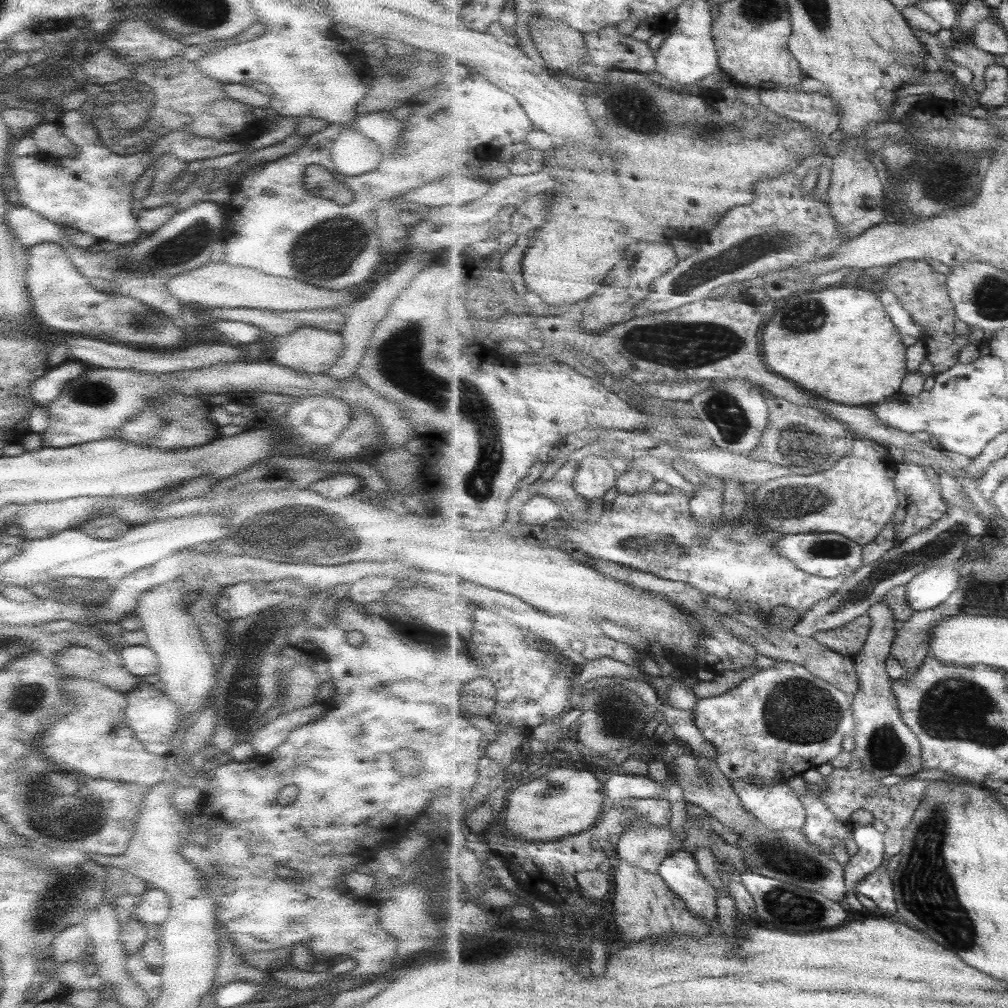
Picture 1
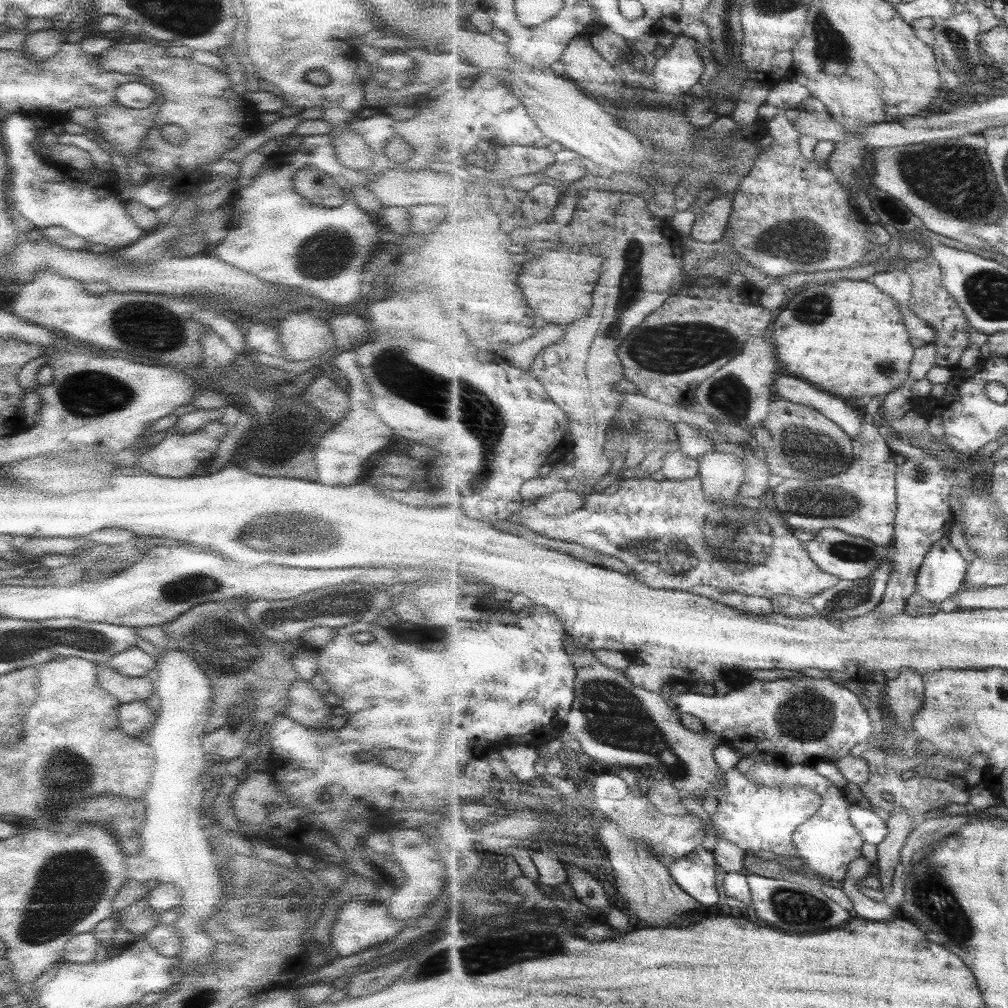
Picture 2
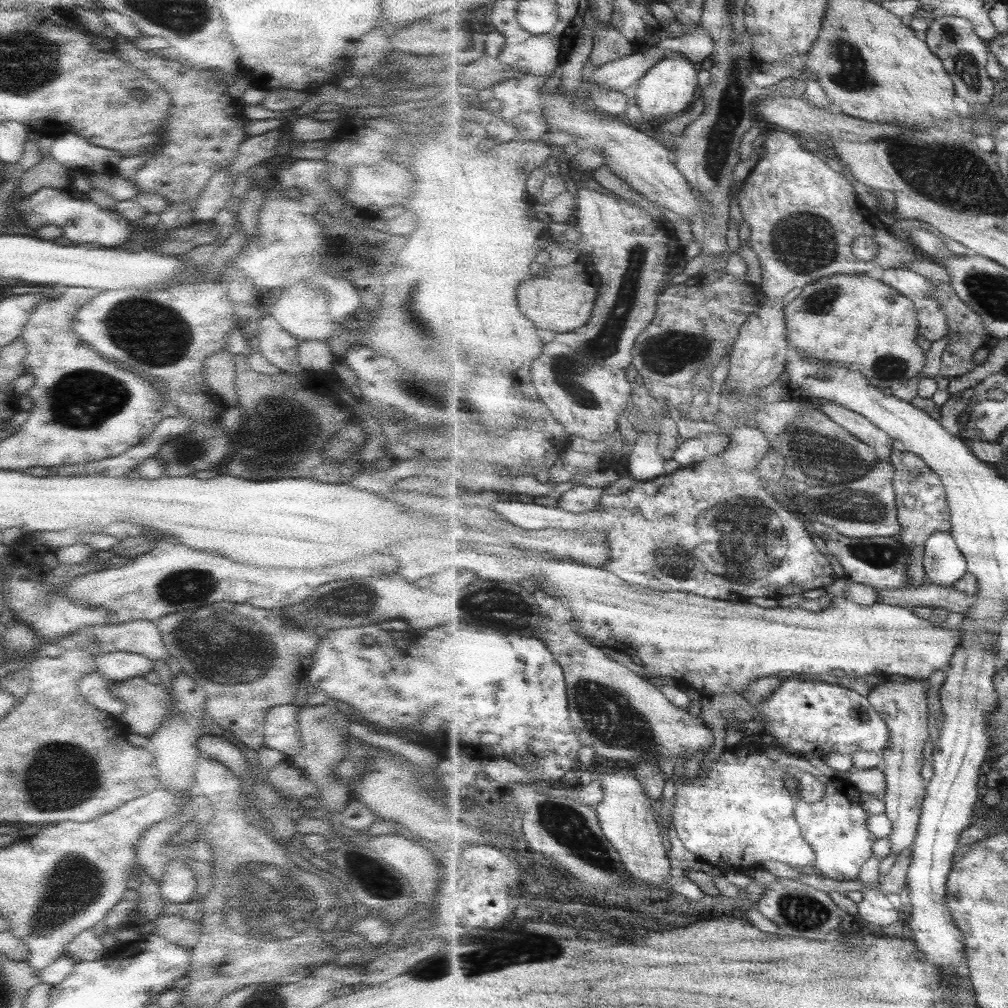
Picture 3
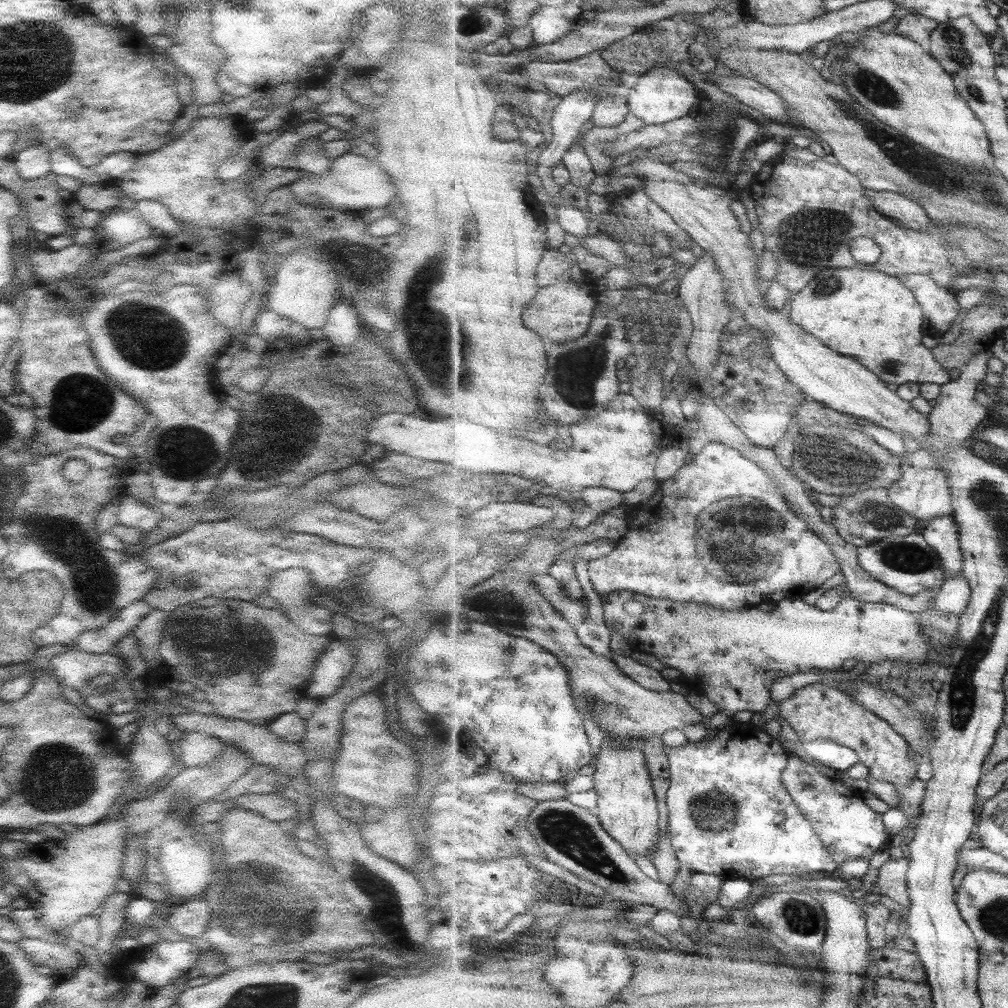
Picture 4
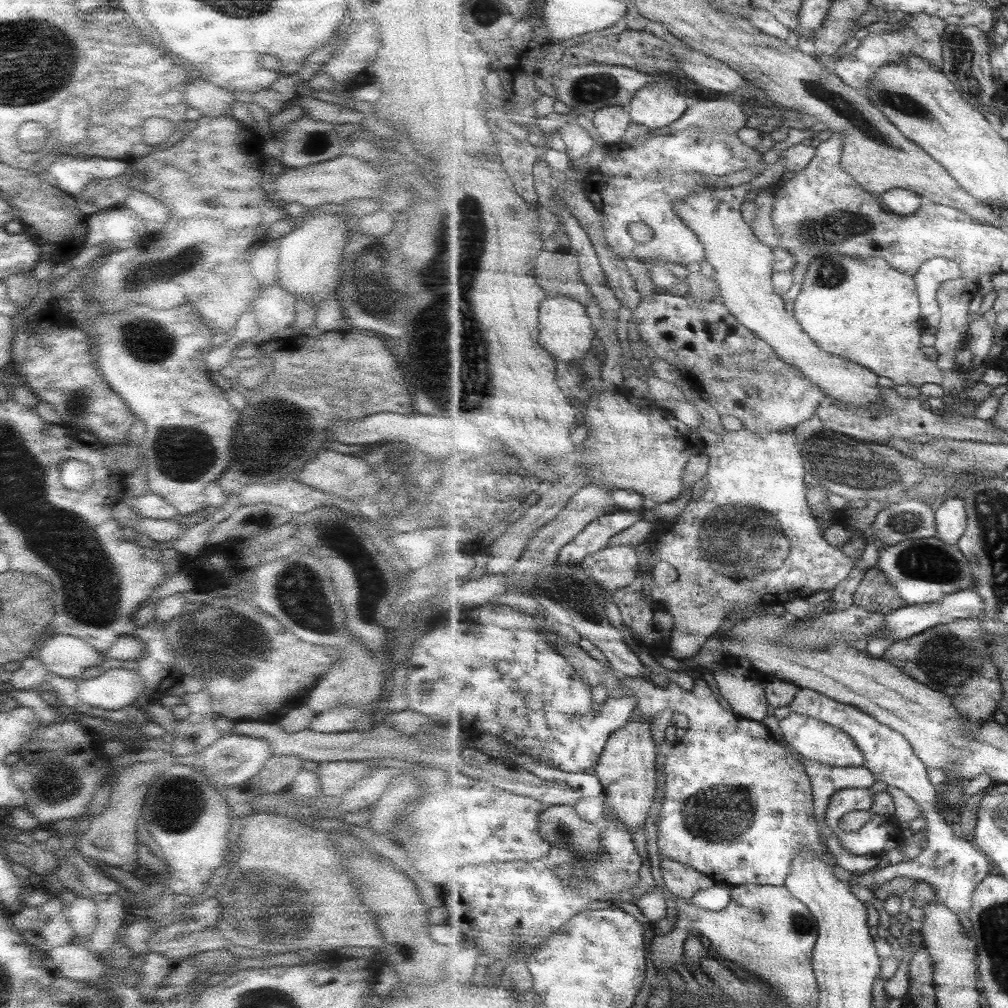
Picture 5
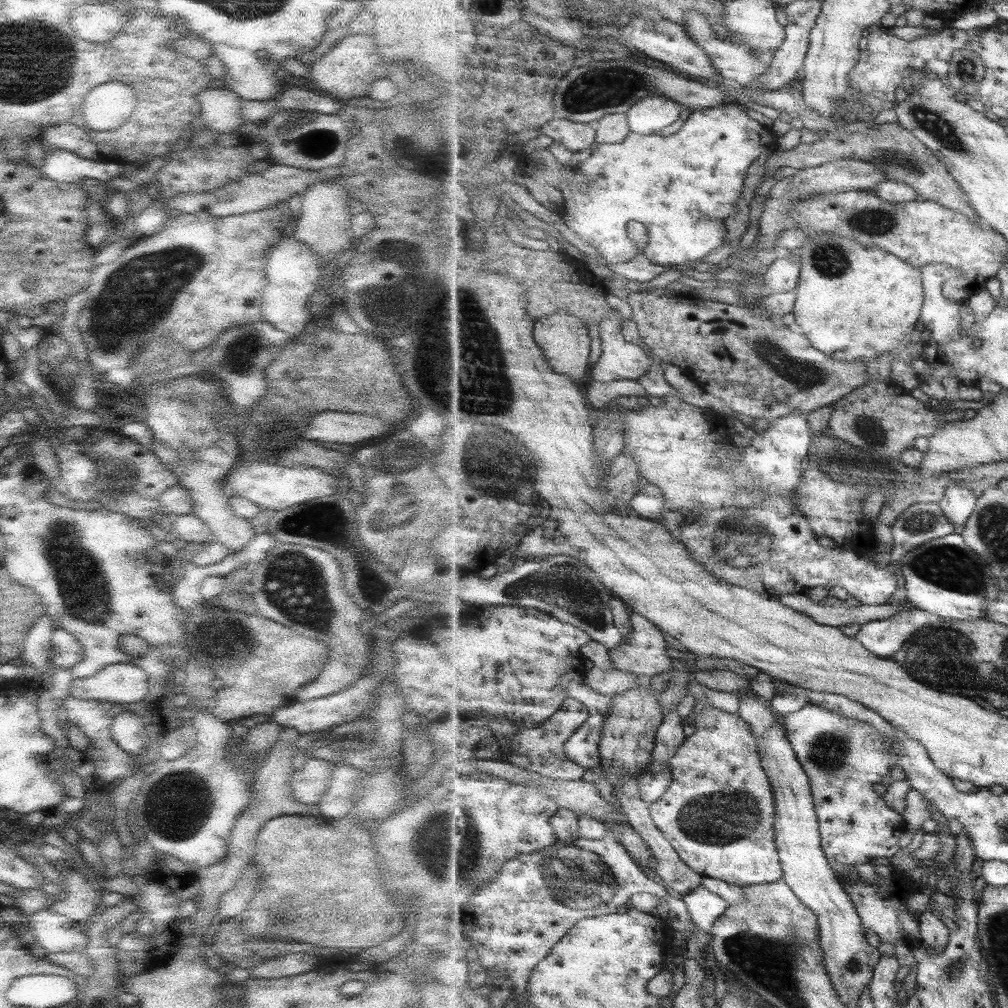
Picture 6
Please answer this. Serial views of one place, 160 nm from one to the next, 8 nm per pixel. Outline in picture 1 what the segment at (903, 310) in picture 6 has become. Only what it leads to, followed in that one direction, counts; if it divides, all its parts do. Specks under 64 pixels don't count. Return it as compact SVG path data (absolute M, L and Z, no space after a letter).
M829 288L823 292L809 292L809 294L801 294L797 298L791 297L787 299L787 303L783 308L777 308L777 314L773 318L767 320L765 326L762 327L762 355L766 365L770 368L771 372L786 378L788 381L797 382L805 390L812 394L822 397L839 404L847 404L849 406L861 406L861 404L877 404L885 401L889 396L893 396L895 392L899 391L908 371L906 363L907 347L901 340L901 333L898 328L893 324L891 317L887 314L885 305L882 300L879 300L879 295L873 291L861 288Z

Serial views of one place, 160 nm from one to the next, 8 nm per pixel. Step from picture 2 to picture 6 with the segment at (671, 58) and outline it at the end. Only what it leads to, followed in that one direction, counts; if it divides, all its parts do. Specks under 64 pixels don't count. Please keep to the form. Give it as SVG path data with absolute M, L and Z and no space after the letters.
M646 96L626 112L630 132L641 135L659 134L663 128L679 120L684 108L682 104L664 96Z

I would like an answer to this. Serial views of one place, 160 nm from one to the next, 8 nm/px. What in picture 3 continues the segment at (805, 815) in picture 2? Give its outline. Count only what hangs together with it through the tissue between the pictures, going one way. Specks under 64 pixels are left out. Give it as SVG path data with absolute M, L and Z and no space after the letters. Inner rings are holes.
M752 745L739 746L736 752L726 749L715 761L707 766L703 765L693 780L687 782L683 775L673 775L671 782L674 783L676 791L673 824L678 837L685 844L685 848L704 863L741 873L760 868L759 864L765 860L778 860L793 868L814 866L815 851L803 838L796 818L796 796L786 784L783 768L778 768L777 763L767 757L764 751L757 752ZM705 769L707 776L698 776Z

